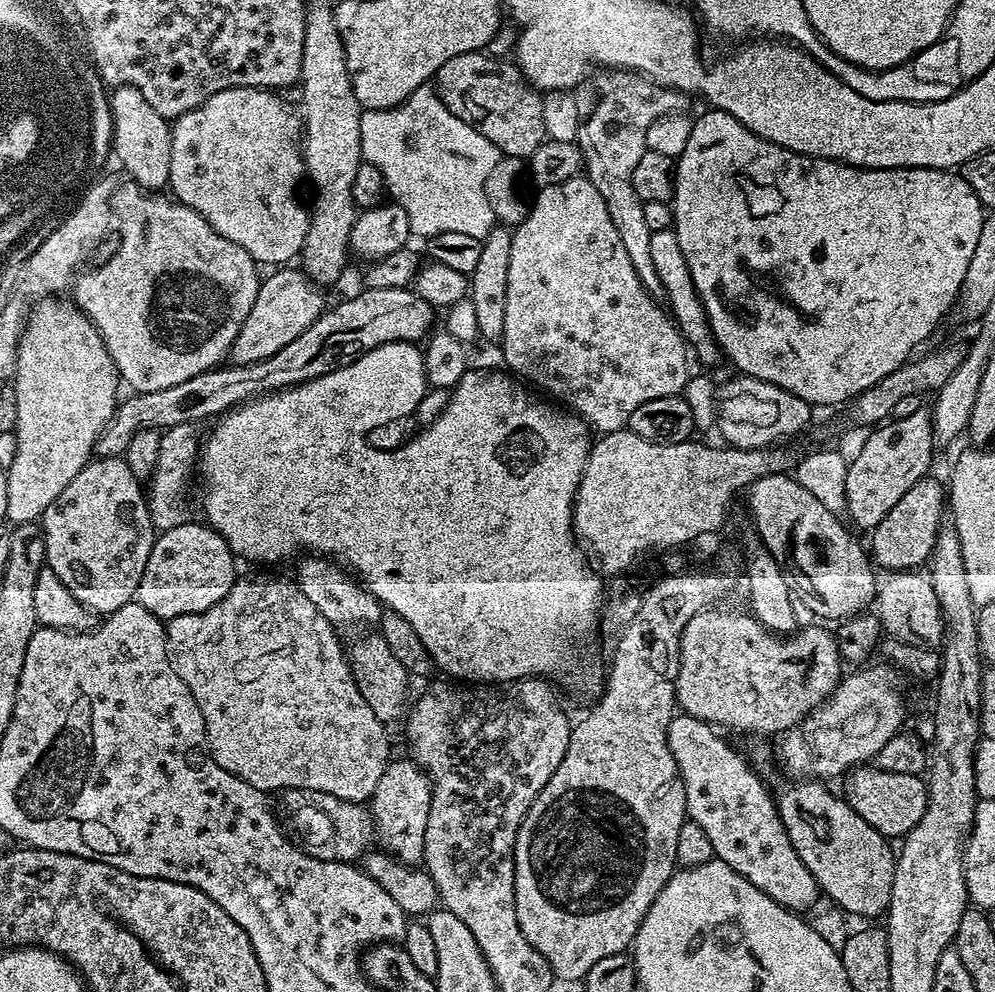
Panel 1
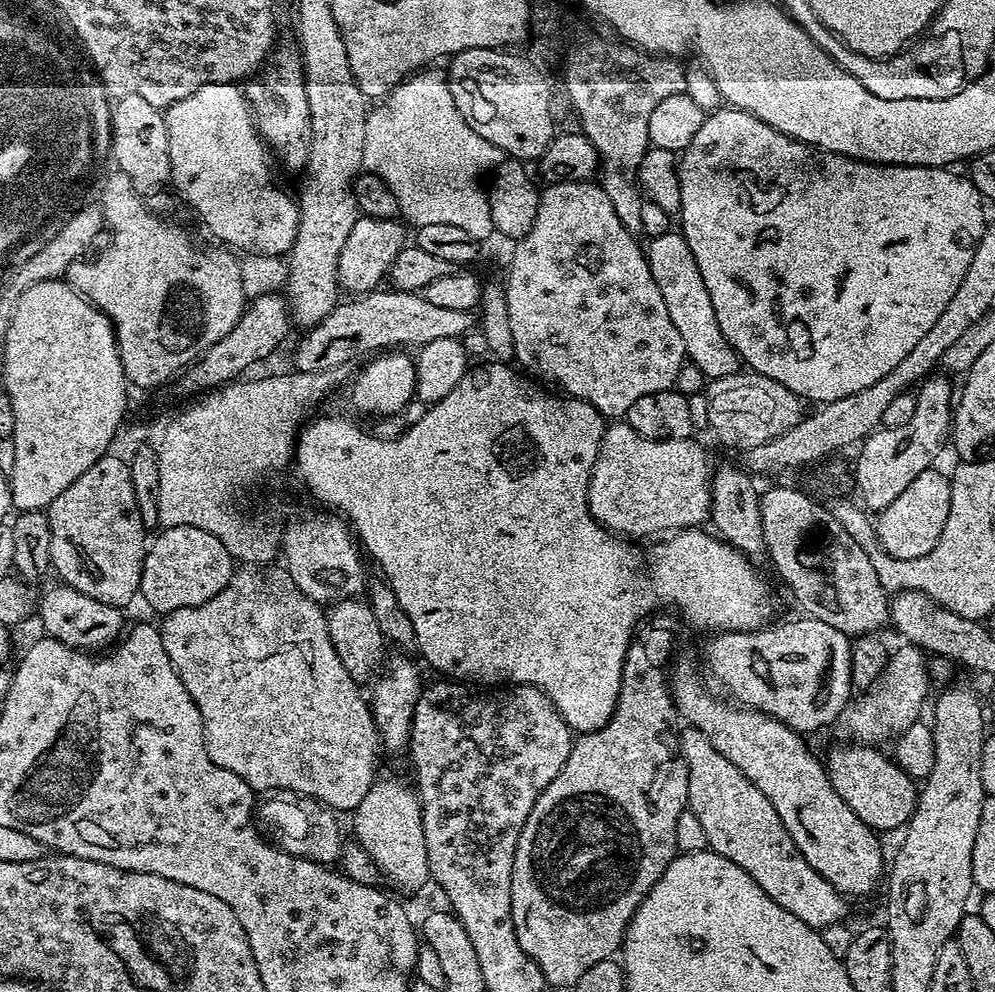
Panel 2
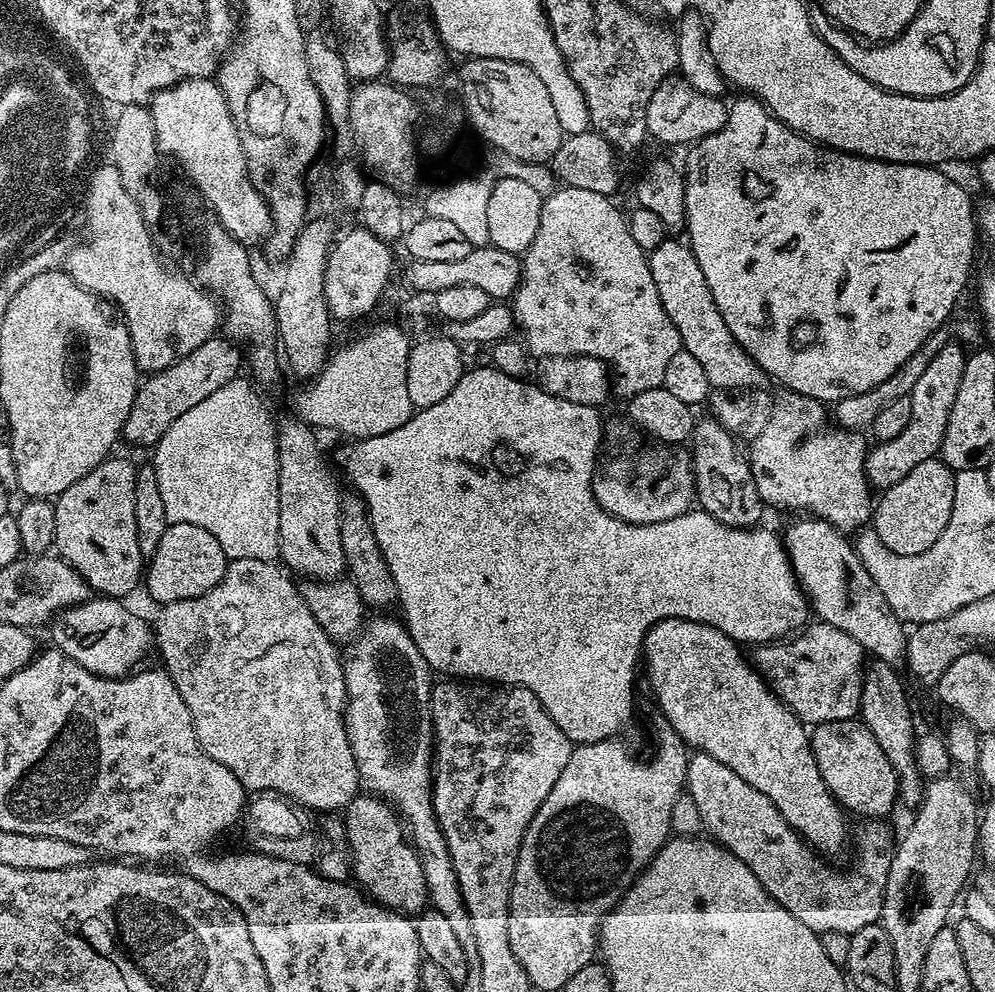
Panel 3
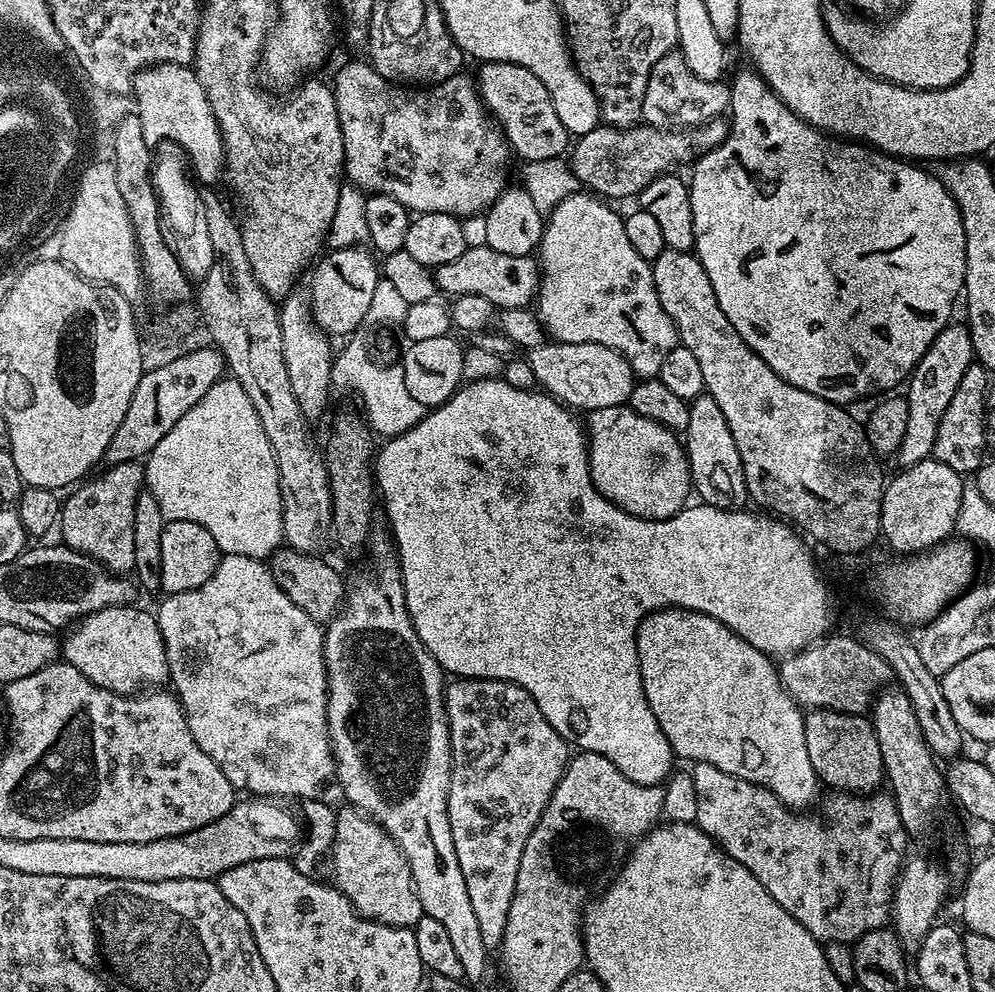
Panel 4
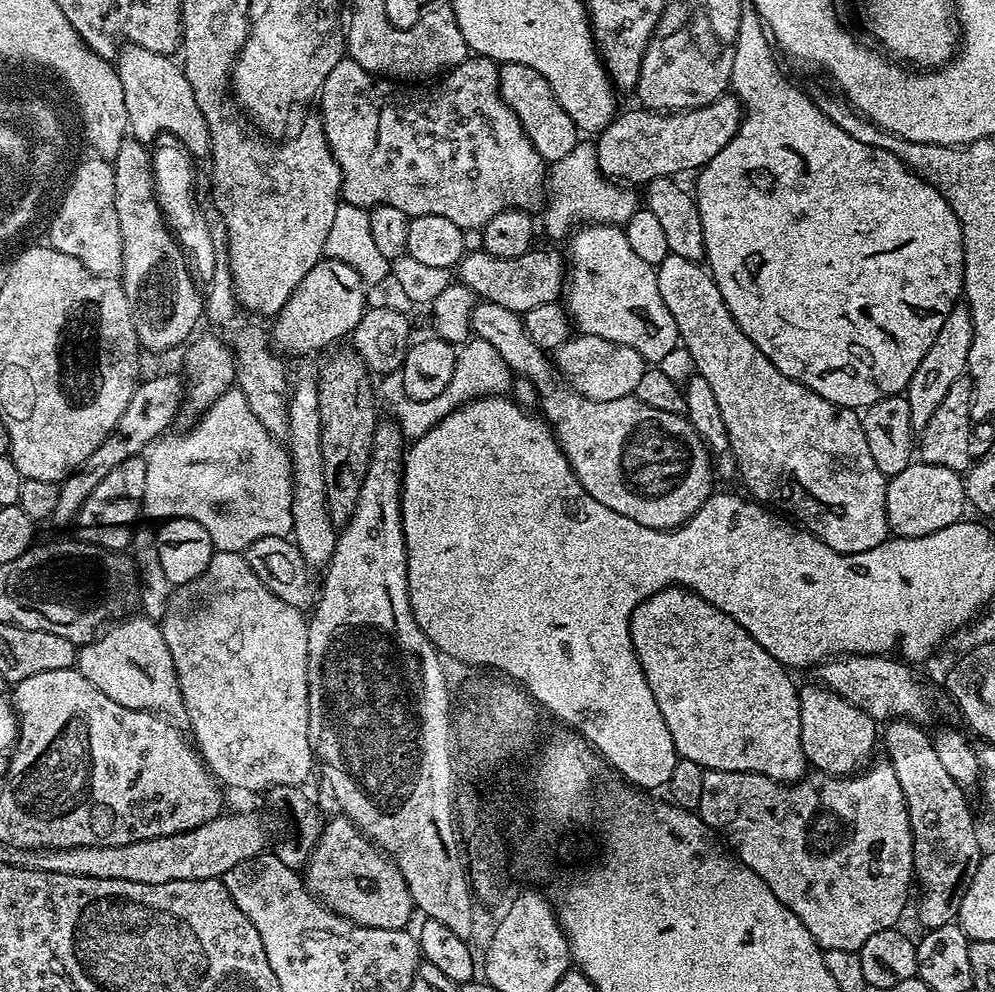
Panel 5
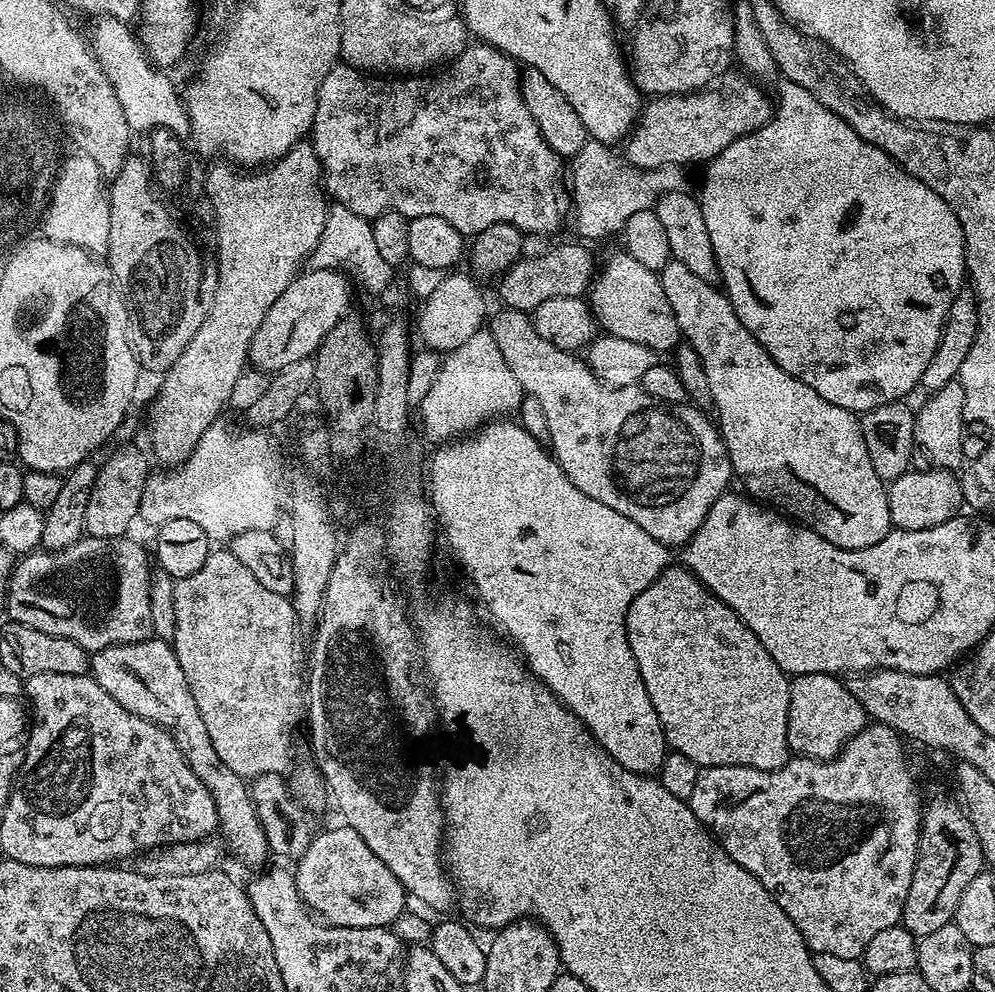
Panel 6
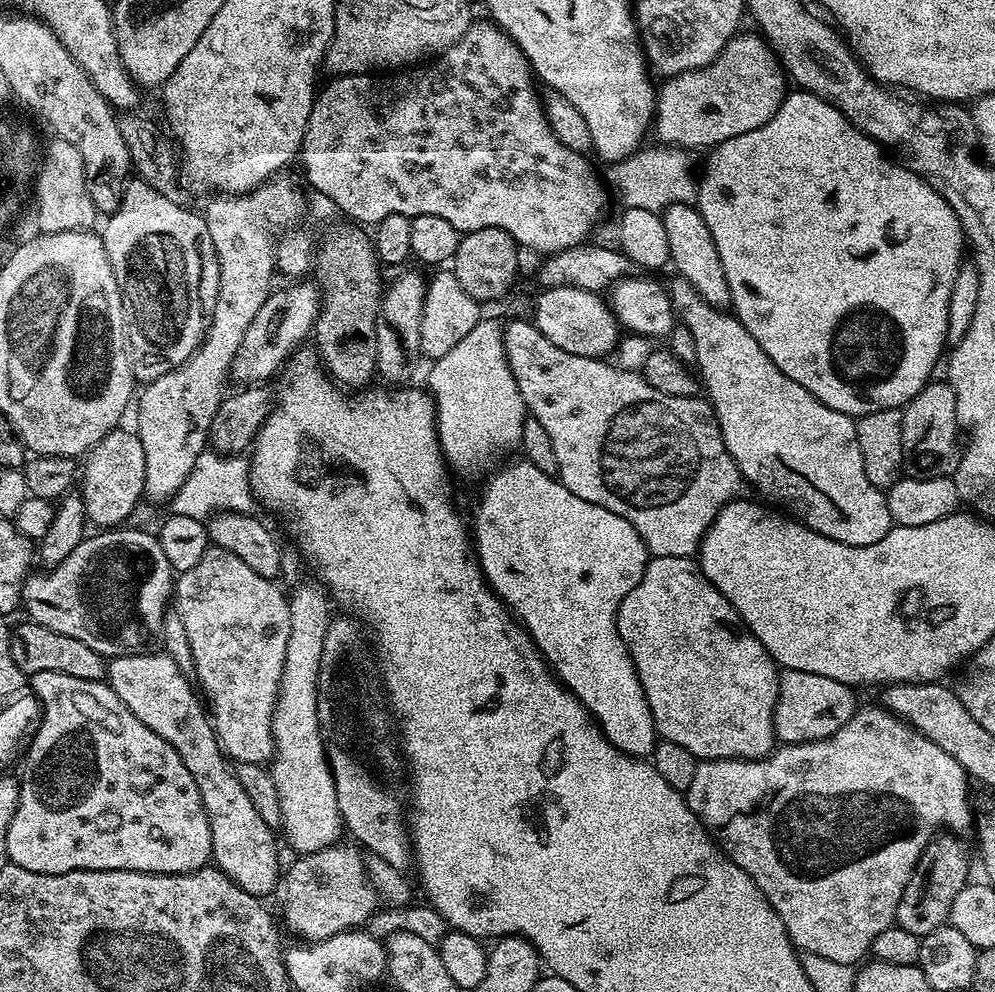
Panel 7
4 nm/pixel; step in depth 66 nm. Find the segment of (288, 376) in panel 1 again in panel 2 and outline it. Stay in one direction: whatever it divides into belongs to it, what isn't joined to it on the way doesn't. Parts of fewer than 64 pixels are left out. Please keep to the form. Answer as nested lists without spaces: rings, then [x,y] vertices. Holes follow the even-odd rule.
[[[377,290],[357,297],[354,302],[339,303],[336,308],[312,329],[309,329],[294,352],[295,369],[304,373],[322,373],[335,371],[336,368],[364,354],[374,354],[389,348],[402,348],[410,344],[419,348],[423,344],[434,342],[435,339],[467,337],[467,332],[474,328],[474,316],[466,310],[443,309],[435,306],[421,293],[398,292],[395,290]]]

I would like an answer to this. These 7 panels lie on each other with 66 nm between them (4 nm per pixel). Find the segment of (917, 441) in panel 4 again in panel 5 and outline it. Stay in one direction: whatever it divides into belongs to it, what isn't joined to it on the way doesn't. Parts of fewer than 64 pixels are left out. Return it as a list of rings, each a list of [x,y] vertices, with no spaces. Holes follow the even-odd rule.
[[[957,306],[950,310],[950,318],[938,330],[938,338],[934,338],[934,346],[926,350],[926,358],[918,362],[918,370],[914,370],[914,378],[910,378],[906,395],[910,402],[910,414],[912,415],[912,427],[922,430],[928,422],[934,410],[946,398],[950,386],[958,382],[967,373],[968,359],[970,358],[970,346],[974,342],[974,322],[972,312],[967,306]]]

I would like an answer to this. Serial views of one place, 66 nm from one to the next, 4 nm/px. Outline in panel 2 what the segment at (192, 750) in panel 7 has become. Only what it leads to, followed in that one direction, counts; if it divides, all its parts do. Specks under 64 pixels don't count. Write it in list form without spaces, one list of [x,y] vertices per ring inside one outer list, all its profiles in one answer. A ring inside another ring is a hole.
[[[56,582],[53,588],[42,592],[38,600],[38,616],[39,612],[40,624],[48,631],[45,633],[51,639],[89,654],[111,649],[121,639],[126,628],[123,616],[125,613],[121,609],[113,604],[98,602],[98,598],[90,598],[63,582]]]

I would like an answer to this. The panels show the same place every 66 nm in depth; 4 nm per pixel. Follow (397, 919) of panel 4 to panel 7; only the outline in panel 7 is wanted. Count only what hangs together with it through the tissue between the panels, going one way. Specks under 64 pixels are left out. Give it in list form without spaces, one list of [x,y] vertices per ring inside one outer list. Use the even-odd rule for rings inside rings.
[[[344,843],[297,855],[296,861],[289,868],[287,865],[283,873],[284,920],[301,941],[325,940],[339,932],[364,926],[378,910],[378,893],[366,871],[361,849],[355,843]]]

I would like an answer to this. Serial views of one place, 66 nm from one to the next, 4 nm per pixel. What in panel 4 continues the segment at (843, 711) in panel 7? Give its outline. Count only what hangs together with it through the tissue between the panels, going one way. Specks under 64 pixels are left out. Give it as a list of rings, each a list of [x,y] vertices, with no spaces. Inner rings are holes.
[[[814,708],[804,712],[806,730],[806,754],[810,754],[810,766],[814,766],[816,779],[821,785],[829,784],[829,789],[849,794],[872,794],[879,784],[885,783],[882,750],[878,750],[878,738],[874,726],[867,715],[854,712],[835,712],[829,708]]]

